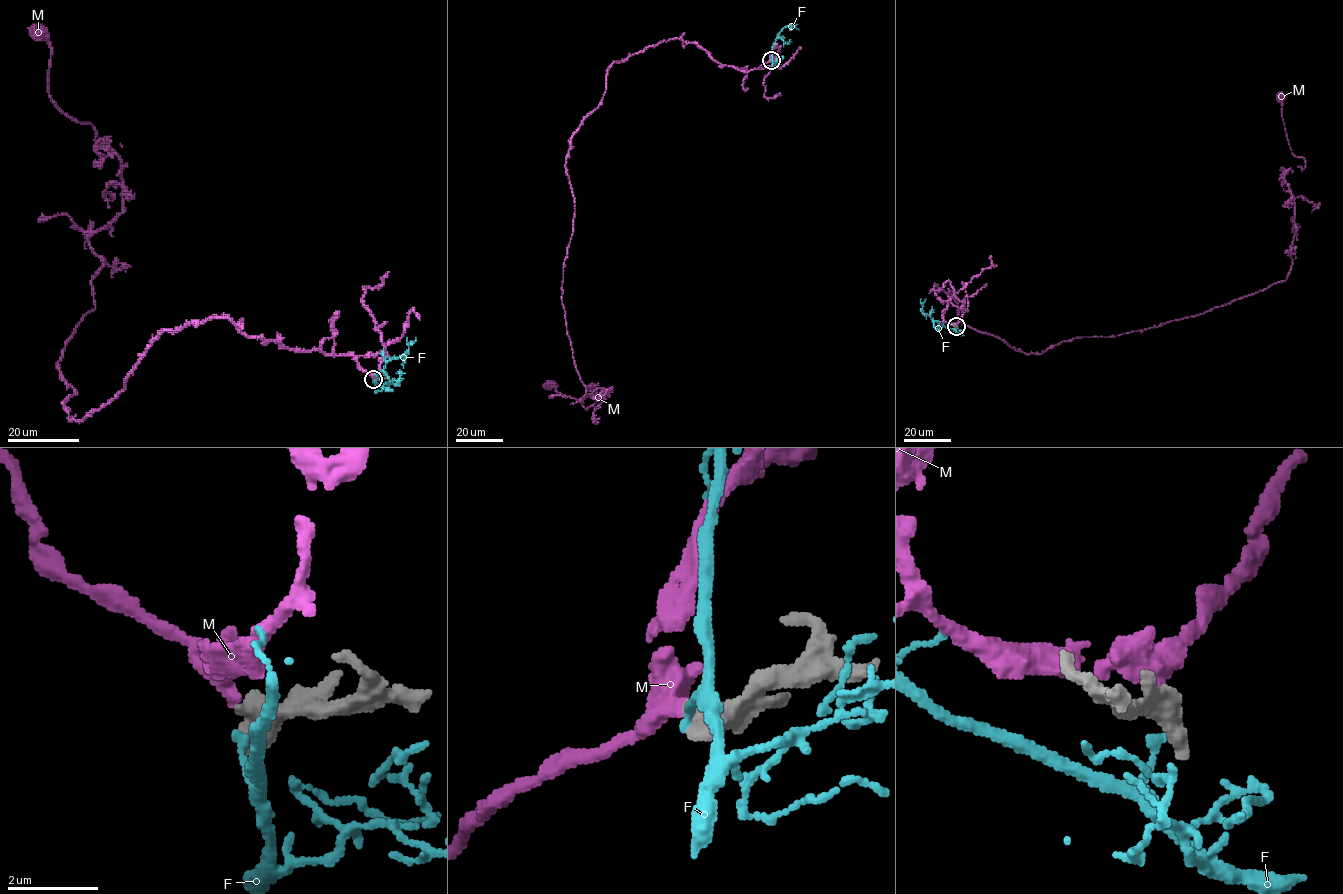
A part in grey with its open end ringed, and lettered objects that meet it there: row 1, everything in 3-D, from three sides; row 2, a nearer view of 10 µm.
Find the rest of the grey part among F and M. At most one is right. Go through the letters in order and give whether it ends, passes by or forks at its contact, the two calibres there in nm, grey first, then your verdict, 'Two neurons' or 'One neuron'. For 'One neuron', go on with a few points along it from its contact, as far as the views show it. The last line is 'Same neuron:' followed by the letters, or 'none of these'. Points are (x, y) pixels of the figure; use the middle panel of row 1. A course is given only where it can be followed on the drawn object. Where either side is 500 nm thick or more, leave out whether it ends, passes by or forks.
F: Thickness 600 nm (grey) against 180 nm. Two neurons
M: It ends there. Thickness 400 nm (grey) against 360 nm. One neuron. Its course: (771, 60), (738, 70), (674, 38), (609, 66), (565, 159), (561, 301), (582, 397), (605, 398), (549, 385)
Same neuron: M

